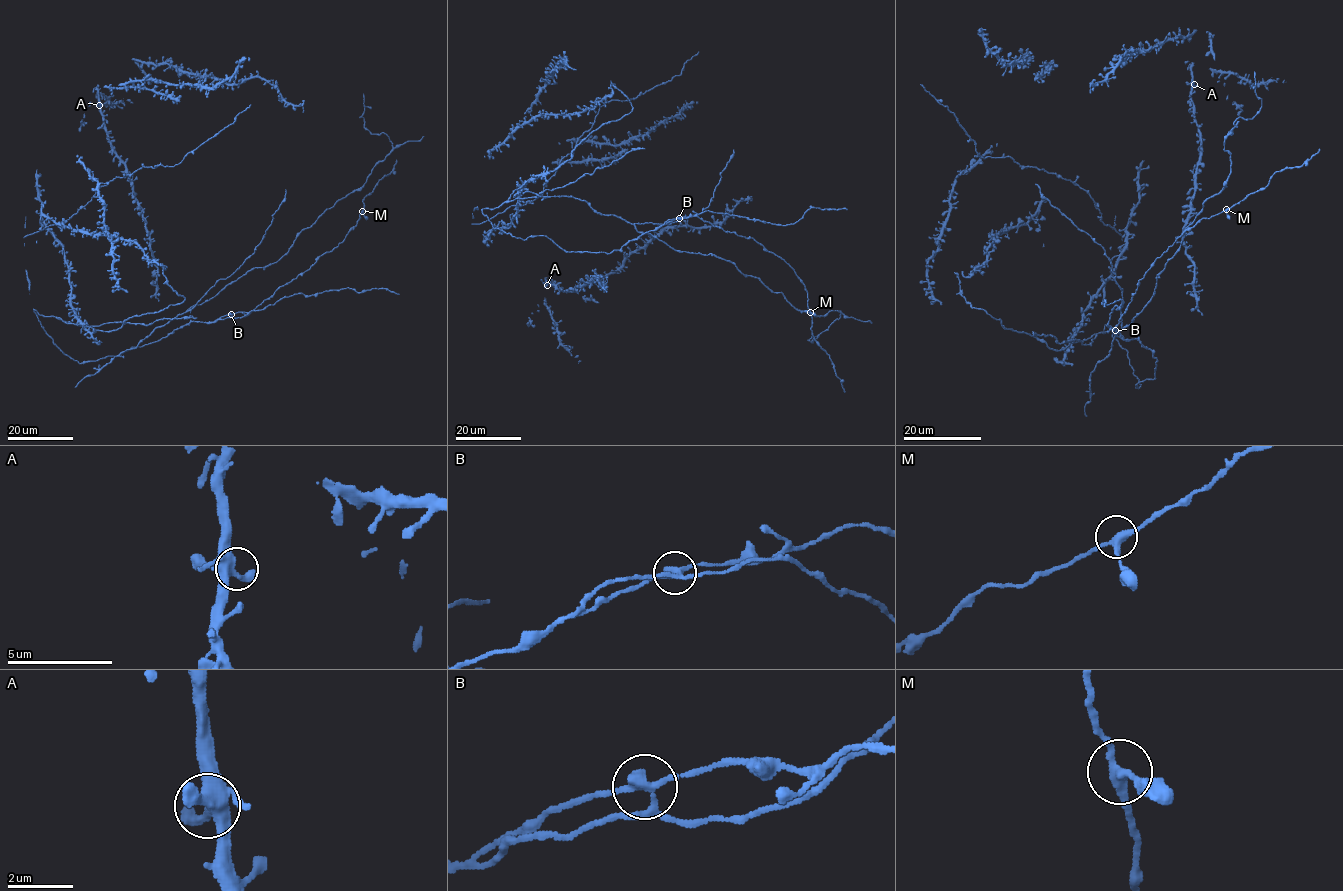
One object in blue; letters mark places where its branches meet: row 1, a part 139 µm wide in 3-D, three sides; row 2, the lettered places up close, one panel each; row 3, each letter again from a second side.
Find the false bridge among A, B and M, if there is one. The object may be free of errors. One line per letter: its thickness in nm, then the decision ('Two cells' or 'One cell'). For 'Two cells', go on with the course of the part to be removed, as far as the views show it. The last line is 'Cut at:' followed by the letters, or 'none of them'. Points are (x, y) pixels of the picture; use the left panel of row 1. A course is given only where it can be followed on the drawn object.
A: Thickness 400 nm. One cell
B: Thickness 260 nm. One cell
M: Thickness 280 nm. One cell
Cut at: none of them

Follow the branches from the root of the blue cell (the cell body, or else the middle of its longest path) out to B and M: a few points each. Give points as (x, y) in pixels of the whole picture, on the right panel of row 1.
B: (1123, 348), (1141, 384), (1136, 386), (1152, 379), (1156, 361), (1152, 352), (1137, 339), (1125, 340), (1116, 330)
M: (1123, 348), (1136, 386), (1152, 379), (1152, 352), (1113, 330), (1154, 260), (1186, 229), (1226, 209)

